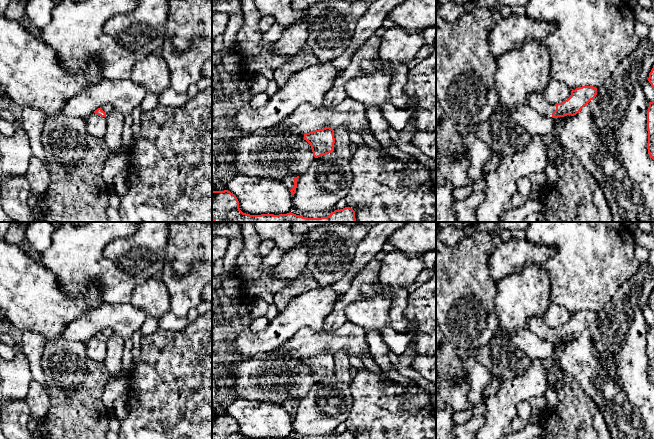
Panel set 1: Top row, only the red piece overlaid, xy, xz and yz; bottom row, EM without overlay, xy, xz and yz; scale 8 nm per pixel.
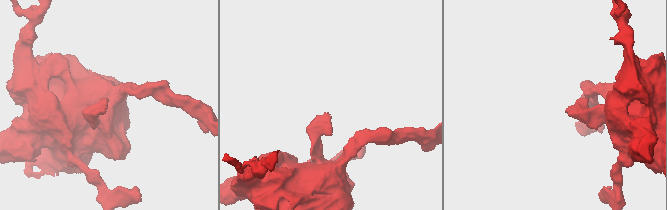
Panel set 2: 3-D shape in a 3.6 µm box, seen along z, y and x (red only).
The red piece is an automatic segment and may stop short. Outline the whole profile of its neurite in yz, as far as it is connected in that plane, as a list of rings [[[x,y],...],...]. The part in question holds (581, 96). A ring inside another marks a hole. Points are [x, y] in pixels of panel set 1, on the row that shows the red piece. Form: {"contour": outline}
{"contour": [[[582,86],[571,91],[570,97],[557,104],[551,104],[545,100],[543,94],[533,92],[527,96],[527,106],[533,108],[544,117],[574,116],[581,111],[597,95],[597,88]]]}

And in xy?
{"contour": [[[103,104],[100,108],[94,111],[95,114],[101,117],[107,117],[115,108],[111,104]]]}

